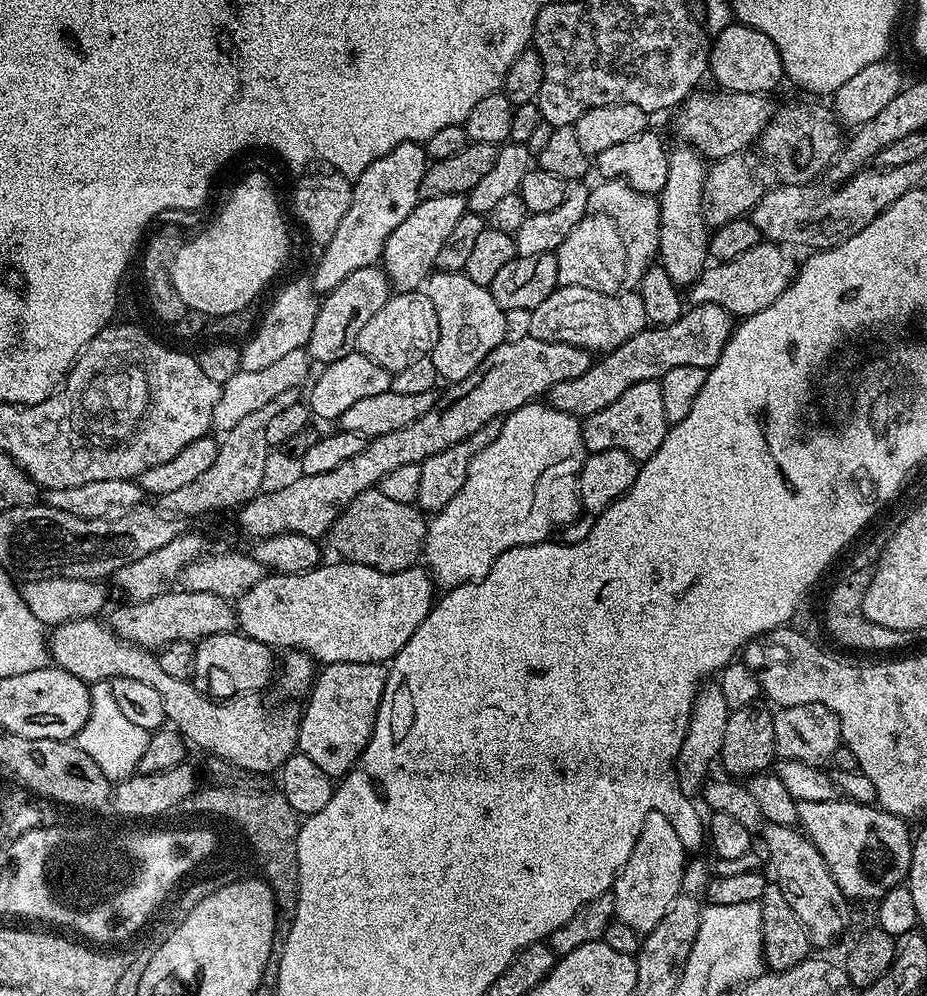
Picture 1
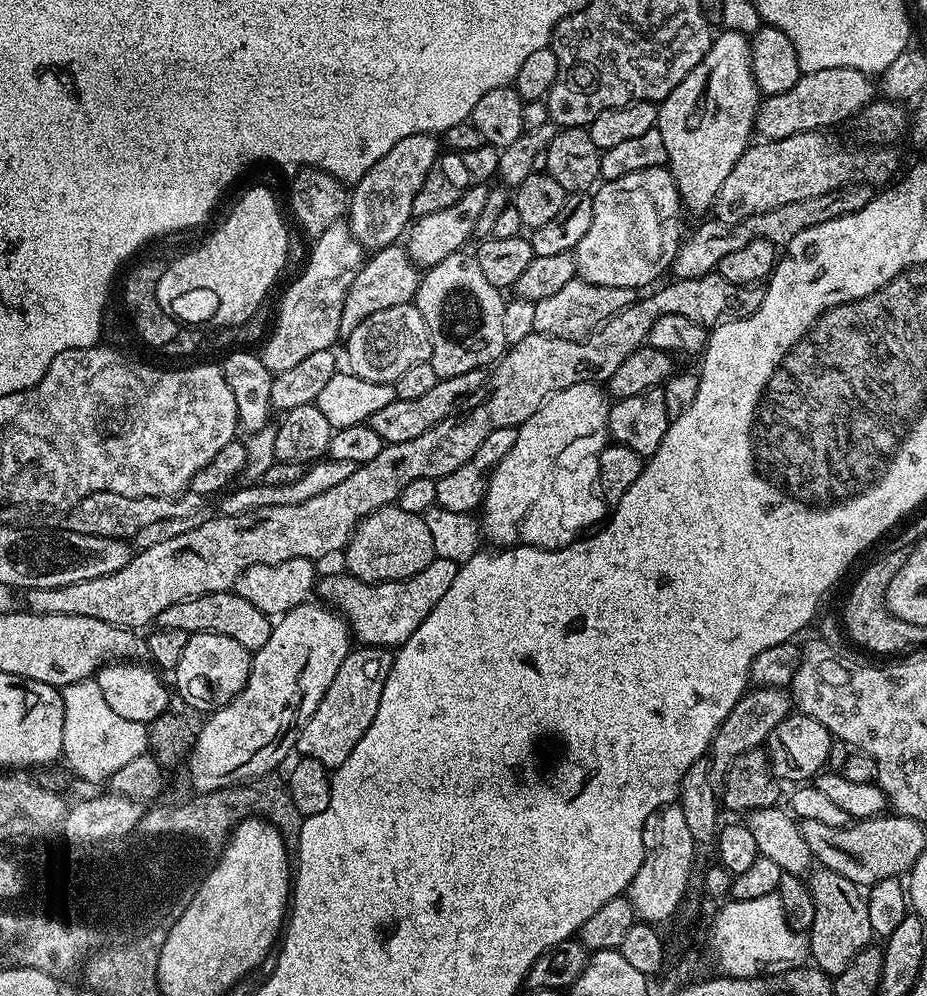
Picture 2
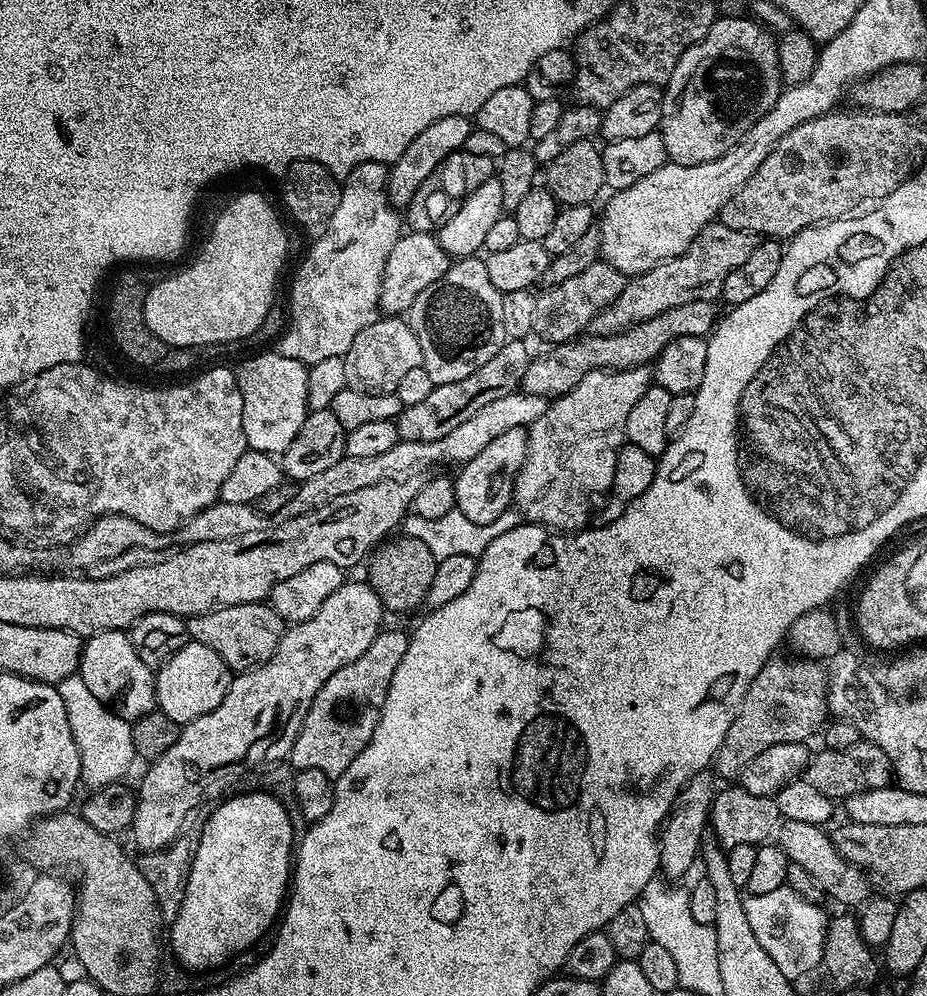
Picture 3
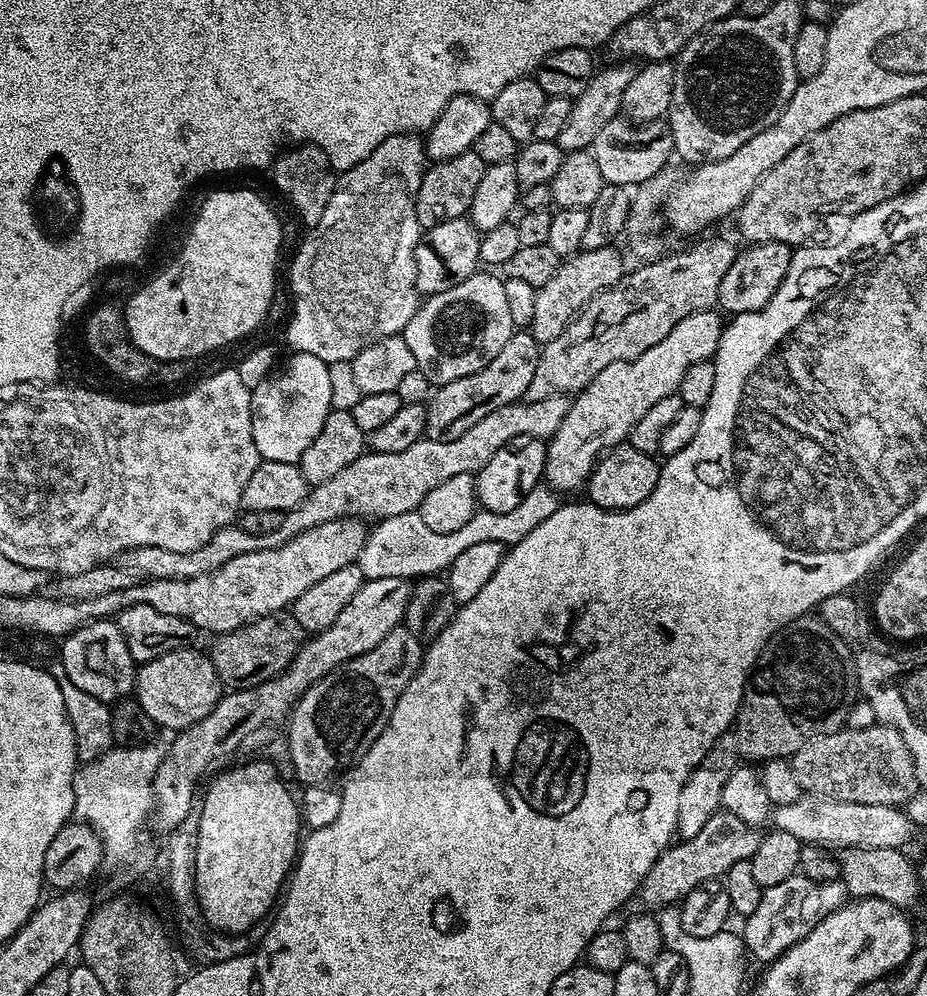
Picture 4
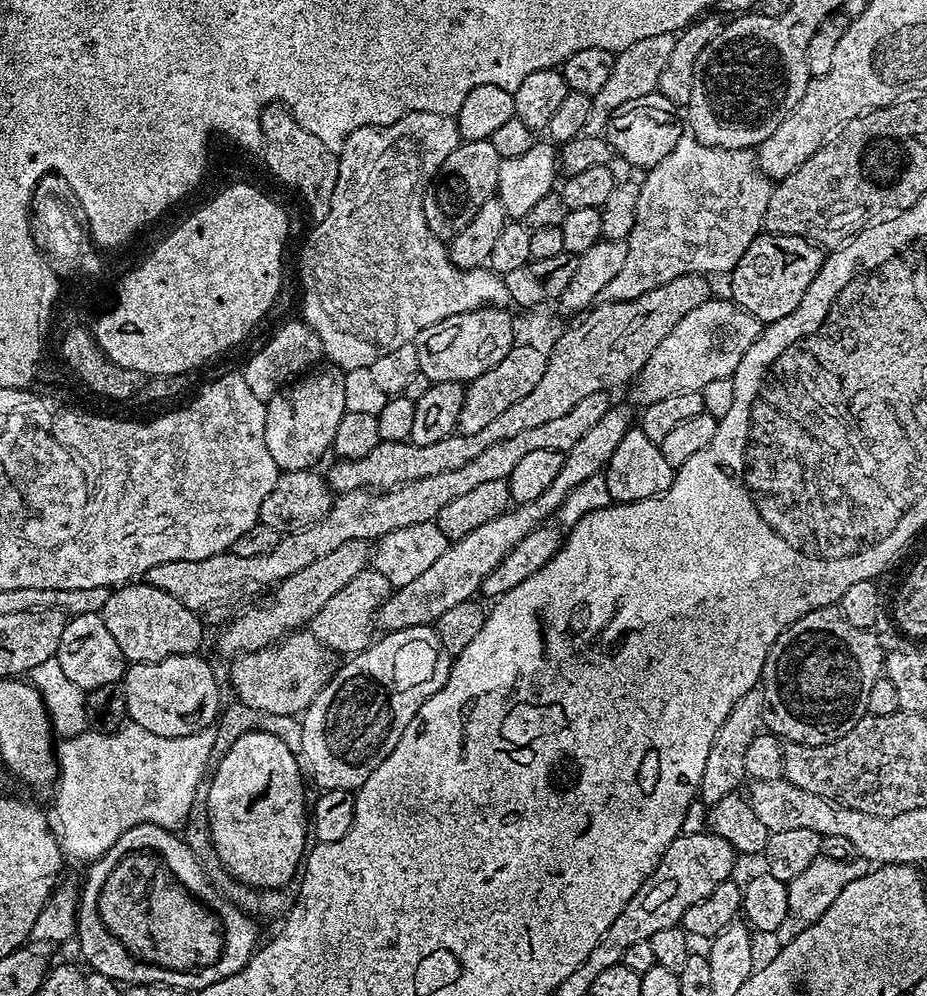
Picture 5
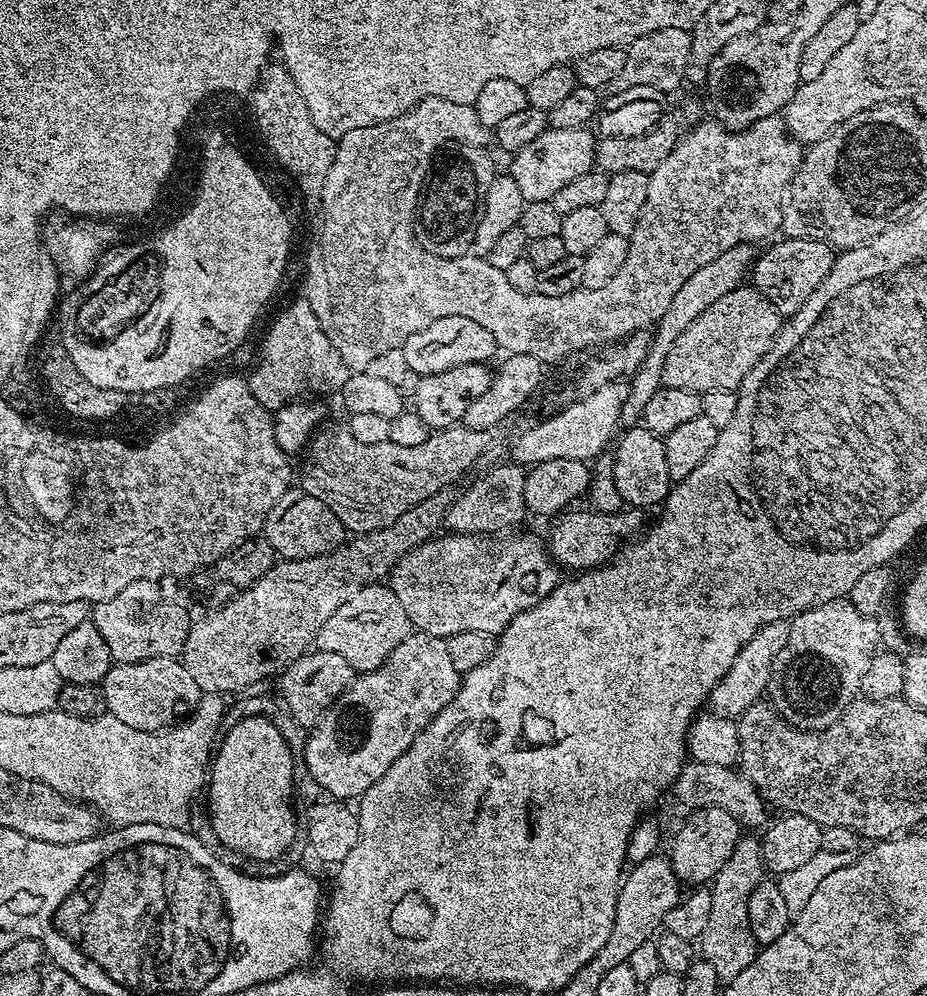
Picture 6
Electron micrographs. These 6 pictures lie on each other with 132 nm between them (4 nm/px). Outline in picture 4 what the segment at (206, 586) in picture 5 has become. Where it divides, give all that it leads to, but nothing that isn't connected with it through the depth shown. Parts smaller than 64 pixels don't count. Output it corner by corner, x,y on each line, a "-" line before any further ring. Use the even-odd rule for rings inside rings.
564,394
542,398
538,402
507,404
490,414
486,414
486,418
482,418
482,422
474,422
474,426
470,426
470,430
466,430
466,434
462,434
462,438
454,438
454,442
438,442
437,440
425,438
414,442
414,446
409,446
407,450
402,450
402,454
382,454
371,450
365,451
363,456
359,456
354,462
350,462
350,466
346,466
346,470
341,470
339,474
334,474
334,478
330,478
327,482
315,485
301,504
283,513
281,520
284,521
277,528
272,528
269,532
262,533
261,536
255,536
254,533
247,532
244,528
229,526
218,530
212,535
210,542
206,542
206,546
189,552
162,550
162,546
138,546
132,549
131,552
124,553
122,557
123,567
136,573
137,577
140,578
185,580
186,578
194,578
198,574
212,572
218,566
230,562
230,558
238,558
240,554
250,554
256,550
270,550
271,548
282,546
286,542
290,542
290,538
294,538
314,526
322,526
322,522
334,522
335,520
345,519
345,517
369,518
368,516
374,516
373,518
379,521
390,518
392,515
417,511
422,498
426,498
426,494
430,494
430,490
434,490
434,486
439,486
442,482
446,482
446,478
454,478
454,474
466,474
467,472
475,474
480,472
482,466
486,466
486,462
490,462
490,458
494,458
494,454
498,454
498,450
502,450
502,446
506,446
506,442
510,442
510,438
533,436
539,440
547,441
556,433
558,426
562,426
562,420
566,418
571,406
572,400

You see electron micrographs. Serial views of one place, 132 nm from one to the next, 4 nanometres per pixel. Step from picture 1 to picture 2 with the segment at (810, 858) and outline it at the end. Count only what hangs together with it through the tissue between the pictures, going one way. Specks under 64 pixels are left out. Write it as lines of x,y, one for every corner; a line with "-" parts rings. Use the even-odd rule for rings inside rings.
817,867
807,877
806,883
814,902
814,922
806,933
810,960
829,978
835,978
846,970
846,966
850,966
854,954
873,943
868,901
865,893
857,884
850,882
850,878
842,878
842,874
834,874
834,870
829,868

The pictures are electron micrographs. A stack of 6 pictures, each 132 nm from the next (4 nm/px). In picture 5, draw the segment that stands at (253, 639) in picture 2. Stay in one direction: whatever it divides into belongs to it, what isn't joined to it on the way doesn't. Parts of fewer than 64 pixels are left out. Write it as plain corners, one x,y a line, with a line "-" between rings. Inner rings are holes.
297,630
288,633
279,643
269,644
268,647
253,652
241,652
231,664
232,669
229,670
228,676
232,679
232,688
236,691
234,696
237,701
258,711
299,717
308,709
310,702
318,698
326,682
330,682
330,678
336,673
338,656
337,653
329,652
326,646
322,646
318,638
314,638
311,630

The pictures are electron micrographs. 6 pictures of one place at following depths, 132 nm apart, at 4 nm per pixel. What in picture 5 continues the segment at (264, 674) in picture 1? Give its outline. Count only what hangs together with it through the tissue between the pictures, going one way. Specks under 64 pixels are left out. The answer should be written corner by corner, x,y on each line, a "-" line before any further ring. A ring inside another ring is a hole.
193,654
190,656
171,656
170,658
162,658
158,662
150,662
149,664
132,664
124,673
122,687
125,696
125,710
127,719
133,724
142,726
142,730
150,730
150,734
158,734
162,738
178,738
179,736
189,736
195,732
201,732
204,728
211,728
217,722
217,717
221,713
222,701
220,702
220,684
216,681
216,676
212,673
212,668
203,660
203,655

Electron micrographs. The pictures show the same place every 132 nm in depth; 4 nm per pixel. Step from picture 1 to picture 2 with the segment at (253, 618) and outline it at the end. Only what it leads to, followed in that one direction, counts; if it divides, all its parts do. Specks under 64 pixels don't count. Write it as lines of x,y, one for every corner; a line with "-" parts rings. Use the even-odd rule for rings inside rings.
437,556
426,566
426,570
418,570
405,580
387,580
381,584
370,584
366,580
359,580
357,576
328,576
319,581
318,596
325,605
331,606
348,621
349,629
361,645
369,648
386,648
395,650
405,644
426,622
426,614
438,606
442,594
450,590
450,582
454,582
458,564

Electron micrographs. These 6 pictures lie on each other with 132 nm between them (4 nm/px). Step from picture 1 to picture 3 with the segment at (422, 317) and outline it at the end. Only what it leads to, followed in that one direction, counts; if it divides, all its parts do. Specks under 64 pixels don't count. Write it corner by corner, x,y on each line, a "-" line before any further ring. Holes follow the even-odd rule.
388,314
358,330
358,338
350,342
350,350
342,359
348,379
347,387
363,392
395,392
405,373
422,365
422,346
418,346
418,338
407,319

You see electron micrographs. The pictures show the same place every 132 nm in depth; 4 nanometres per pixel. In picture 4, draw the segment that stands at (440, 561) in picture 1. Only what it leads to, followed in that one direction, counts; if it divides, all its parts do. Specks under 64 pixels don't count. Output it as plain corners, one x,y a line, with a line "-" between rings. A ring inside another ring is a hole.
709,310
682,318
682,322
678,322
678,326
674,326
674,330
658,342
658,346
650,346
646,354
638,354
638,358
633,360
610,362
602,374
594,377
581,392
575,393
562,426
558,426
556,433
547,441
543,479
552,491
557,494
576,492
579,488
581,491
605,451
615,444
625,443
638,418
642,418
654,402
677,395
684,375
696,364
715,357
725,326
719,315
719,311

